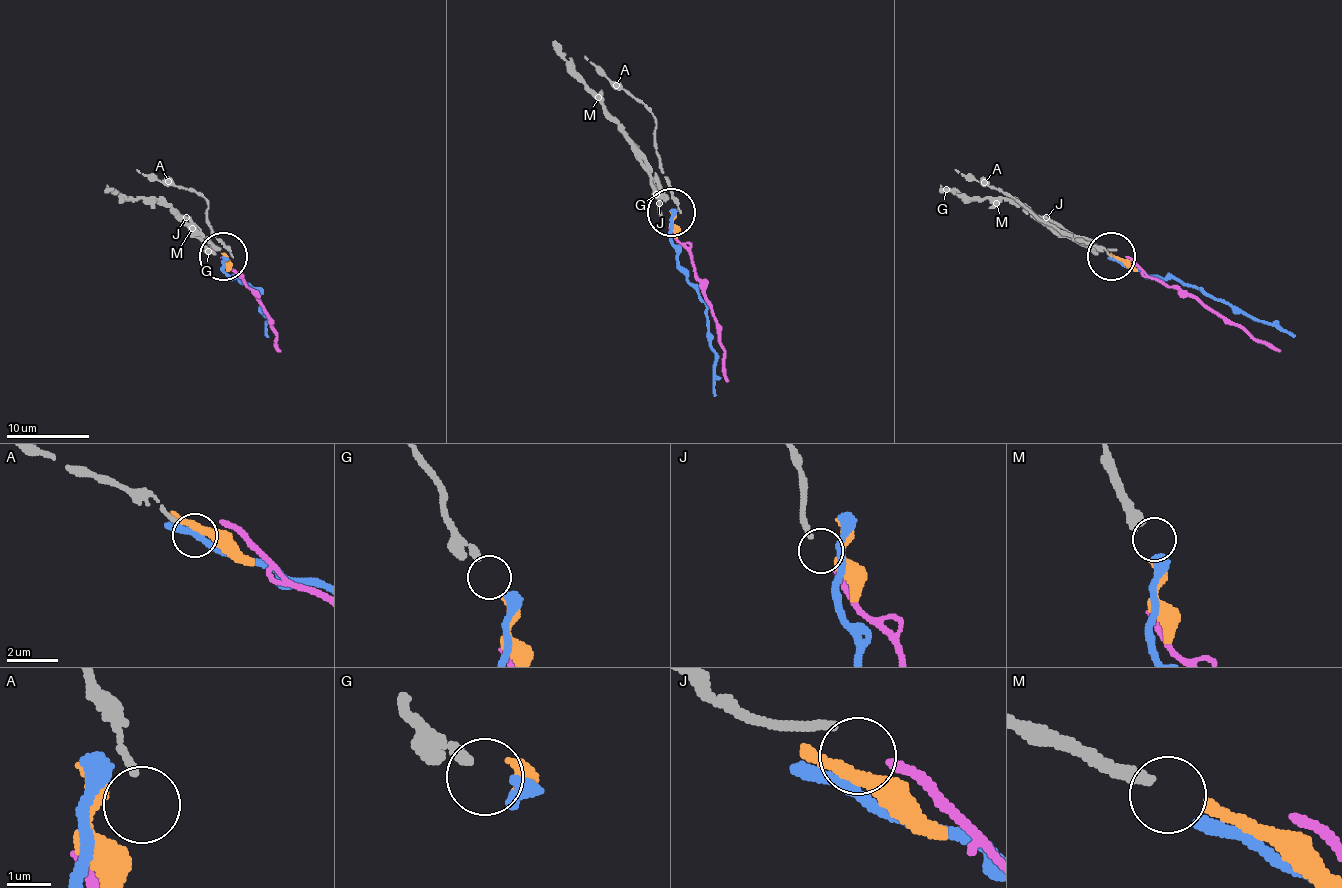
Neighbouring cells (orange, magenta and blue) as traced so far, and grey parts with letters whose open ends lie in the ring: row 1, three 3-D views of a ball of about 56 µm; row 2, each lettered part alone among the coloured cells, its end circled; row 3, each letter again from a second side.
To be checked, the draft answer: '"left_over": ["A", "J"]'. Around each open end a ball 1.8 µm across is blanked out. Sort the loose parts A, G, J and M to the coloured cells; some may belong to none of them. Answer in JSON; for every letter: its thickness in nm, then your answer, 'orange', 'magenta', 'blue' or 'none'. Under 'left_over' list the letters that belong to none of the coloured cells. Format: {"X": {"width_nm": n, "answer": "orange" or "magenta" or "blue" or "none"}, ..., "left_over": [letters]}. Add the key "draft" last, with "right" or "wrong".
{"A": {"width_nm": 150, "answer": "none"}, "G": {"width_nm": 340, "answer": "blue"}, "J": {"width_nm": 220, "answer": "magenta"}, "M": {"width_nm": 400, "answer": "orange"}, "left_over": ["A"], "draft": "wrong"}

